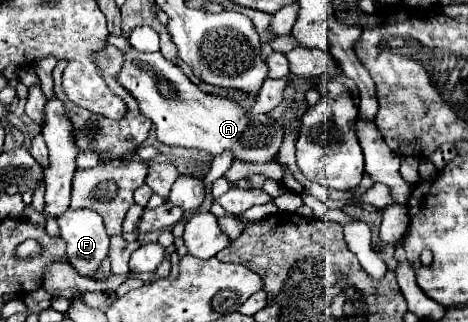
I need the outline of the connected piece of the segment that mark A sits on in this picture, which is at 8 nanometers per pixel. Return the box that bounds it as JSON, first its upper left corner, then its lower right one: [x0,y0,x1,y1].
[116,48,284,162]

